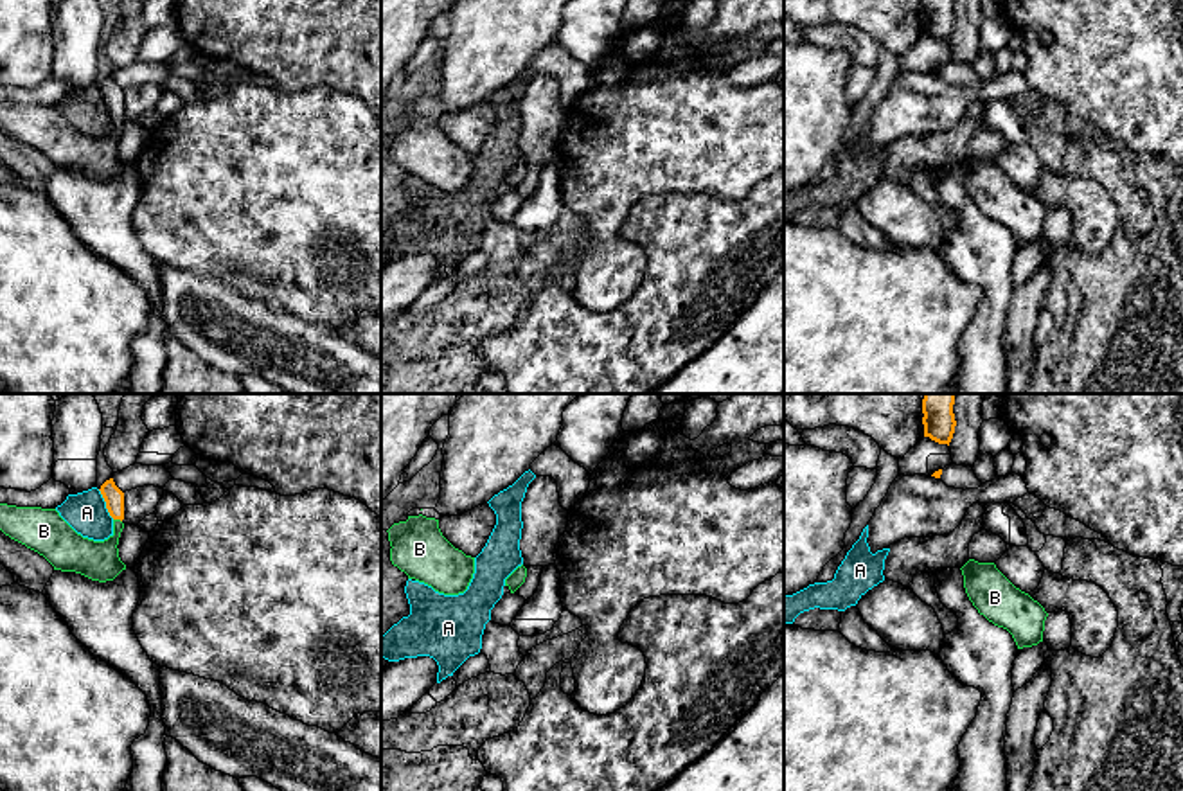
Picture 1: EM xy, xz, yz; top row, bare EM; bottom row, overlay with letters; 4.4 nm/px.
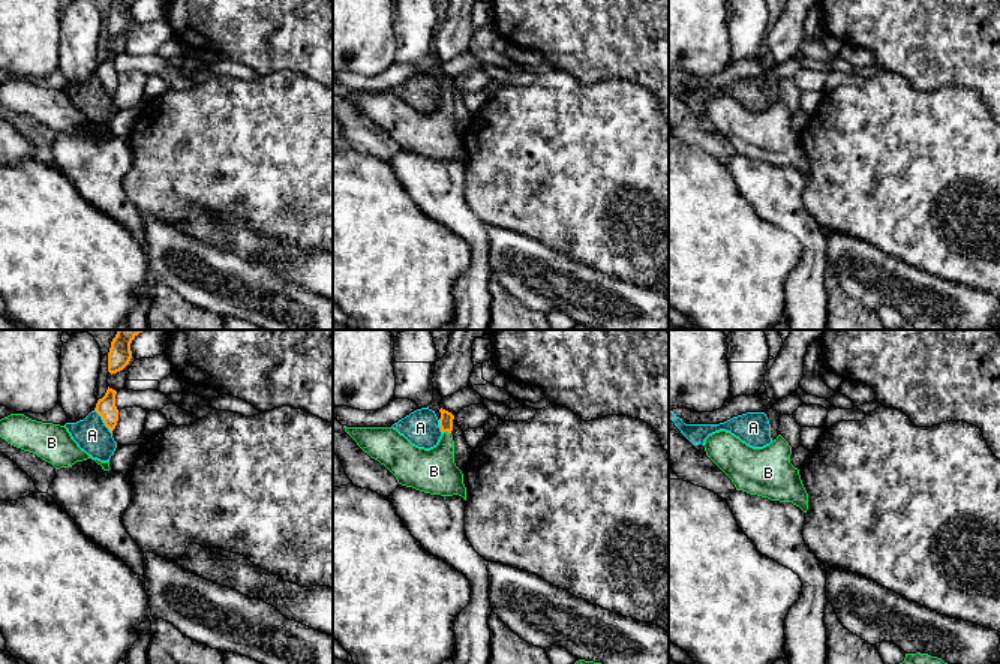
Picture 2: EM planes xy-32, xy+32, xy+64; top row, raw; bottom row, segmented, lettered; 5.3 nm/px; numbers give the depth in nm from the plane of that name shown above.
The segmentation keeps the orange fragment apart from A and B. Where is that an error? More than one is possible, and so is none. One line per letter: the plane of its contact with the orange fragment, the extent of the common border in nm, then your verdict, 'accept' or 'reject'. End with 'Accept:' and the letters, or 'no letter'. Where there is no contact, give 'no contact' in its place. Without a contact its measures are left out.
A: contact in xy; length 150 nm; reject
B: contact in xy; length 40 nm; accept
Accept: B

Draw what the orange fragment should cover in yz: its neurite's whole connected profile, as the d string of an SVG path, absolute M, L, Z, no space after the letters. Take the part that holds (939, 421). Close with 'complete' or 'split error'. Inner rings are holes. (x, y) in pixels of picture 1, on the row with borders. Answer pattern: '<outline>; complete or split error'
M924 394L924 437L949 446L956 426L953 413L955 396L956 394Z; complete

